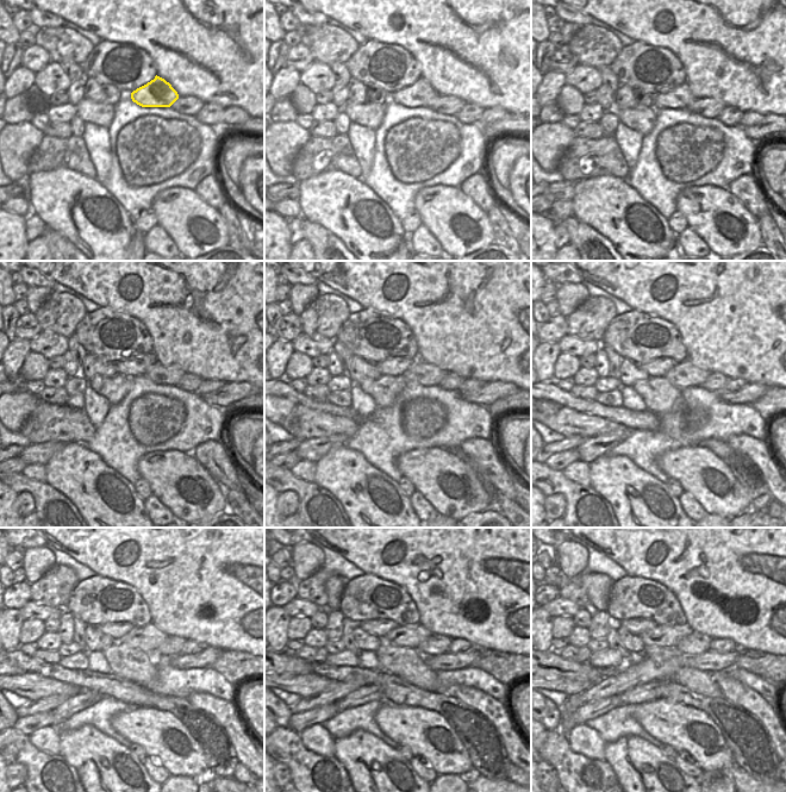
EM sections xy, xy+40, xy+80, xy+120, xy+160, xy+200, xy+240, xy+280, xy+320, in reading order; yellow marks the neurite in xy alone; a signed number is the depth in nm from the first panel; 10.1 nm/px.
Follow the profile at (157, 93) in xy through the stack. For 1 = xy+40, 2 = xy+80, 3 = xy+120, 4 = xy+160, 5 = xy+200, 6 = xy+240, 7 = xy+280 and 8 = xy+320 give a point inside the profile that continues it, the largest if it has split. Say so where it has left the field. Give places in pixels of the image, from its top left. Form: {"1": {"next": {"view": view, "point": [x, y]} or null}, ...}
{"1": {"next": {"view": "xy+40", "point": [420, 94]}}, "2": {"next": {"view": "xy+80", "point": [679, 98]}}, "3": {"next": {"view": "xy+120", "point": [138, 365]}}, "4": {"next": {"view": "xy+160", "point": [393, 366]}}, "5": {"next": {"view": "xy+200", "point": [659, 367]}}, "6": {"next": {"view": "xy+240", "point": [118, 630]}}, "7": {"next": {"view": "xy+280", "point": [380, 627]}}, "8": {"next": {"view": "xy+320", "point": [635, 625]}}}

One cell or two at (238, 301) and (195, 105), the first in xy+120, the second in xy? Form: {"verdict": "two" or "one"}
{"verdict": "two"}

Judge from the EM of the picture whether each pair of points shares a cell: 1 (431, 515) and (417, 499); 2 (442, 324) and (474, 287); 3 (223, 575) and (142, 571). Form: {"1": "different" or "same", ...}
{"1": "same", "2": "same", "3": "same"}

